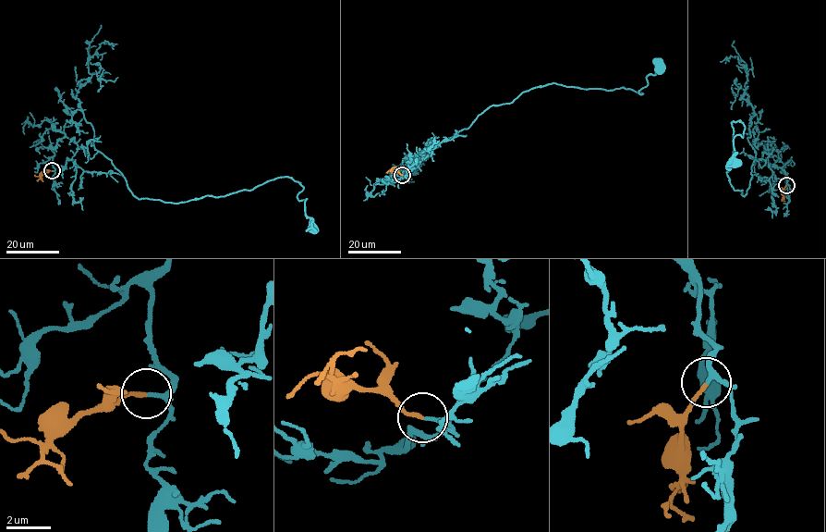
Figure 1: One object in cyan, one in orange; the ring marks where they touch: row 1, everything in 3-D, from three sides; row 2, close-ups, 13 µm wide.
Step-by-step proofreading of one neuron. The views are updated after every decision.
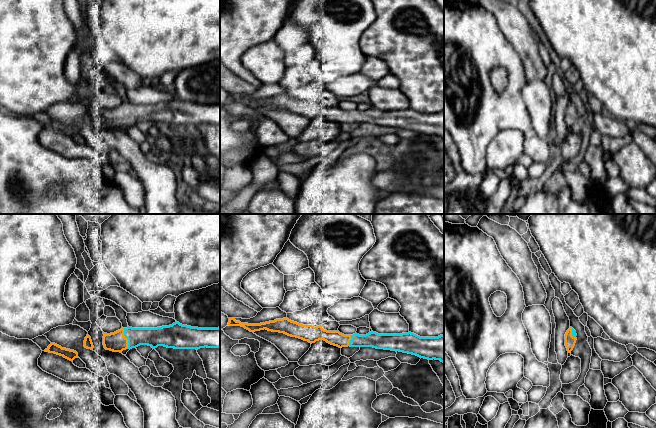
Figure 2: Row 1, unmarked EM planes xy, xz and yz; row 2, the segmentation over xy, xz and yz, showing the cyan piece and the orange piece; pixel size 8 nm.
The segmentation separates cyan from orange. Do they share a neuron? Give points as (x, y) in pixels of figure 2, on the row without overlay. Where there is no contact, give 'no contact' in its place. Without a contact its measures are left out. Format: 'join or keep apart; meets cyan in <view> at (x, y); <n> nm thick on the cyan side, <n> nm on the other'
join; meets cyan in xy at (126, 113); 160 nm thick on the cyan side, 160 nm on the other

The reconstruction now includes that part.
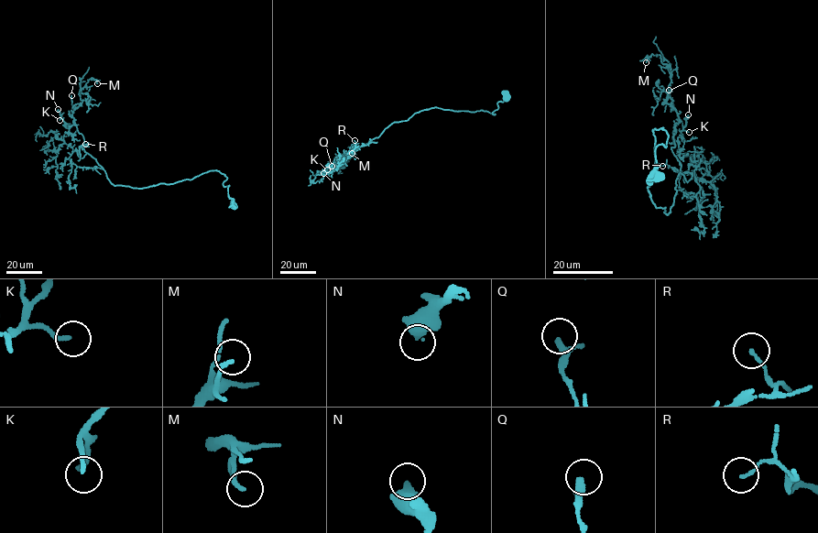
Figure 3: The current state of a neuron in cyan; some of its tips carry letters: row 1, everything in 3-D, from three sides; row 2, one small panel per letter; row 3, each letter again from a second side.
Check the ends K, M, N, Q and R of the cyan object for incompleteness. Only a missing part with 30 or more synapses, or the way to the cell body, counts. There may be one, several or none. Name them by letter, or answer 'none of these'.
K, N

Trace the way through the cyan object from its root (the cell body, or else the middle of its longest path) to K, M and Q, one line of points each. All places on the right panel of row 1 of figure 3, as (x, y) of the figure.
K: (658, 178), (660, 128), (647, 188), (666, 214), (681, 167), (672, 136), (689, 132)
M: (658, 178), (660, 128), (647, 188), (666, 214), (679, 119), (666, 102), (668, 65), (659, 55), (646, 62)
Q: (658, 178), (660, 128), (647, 188), (666, 214), (681, 167), (669, 90)

